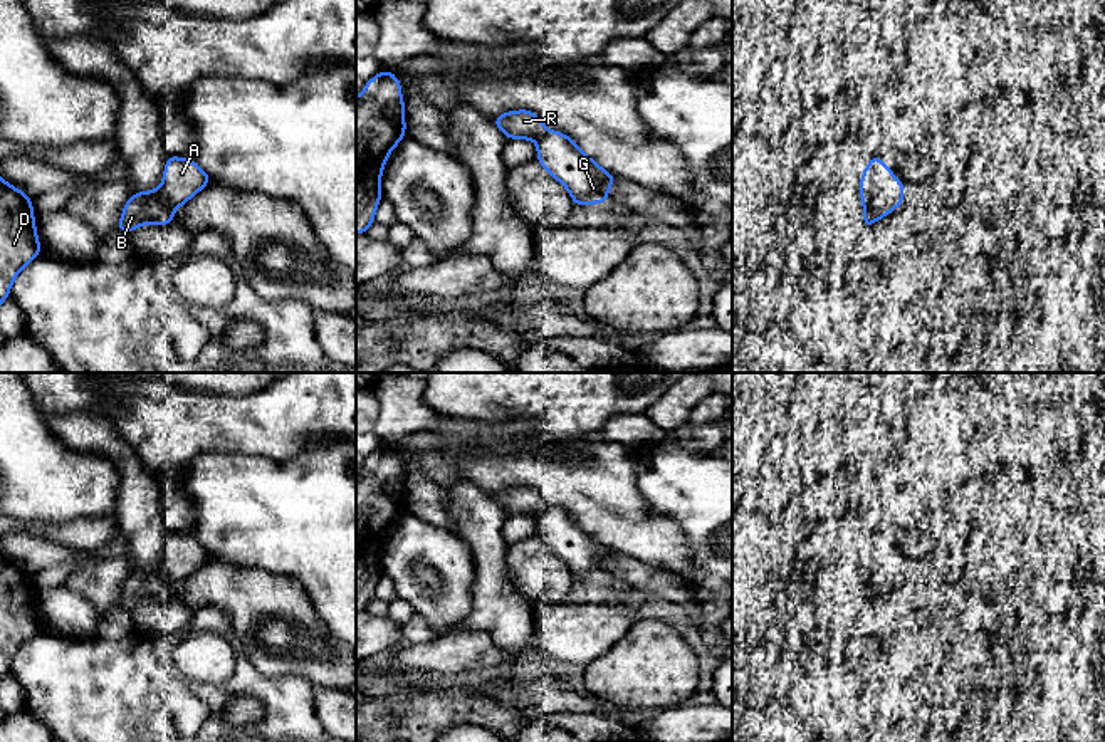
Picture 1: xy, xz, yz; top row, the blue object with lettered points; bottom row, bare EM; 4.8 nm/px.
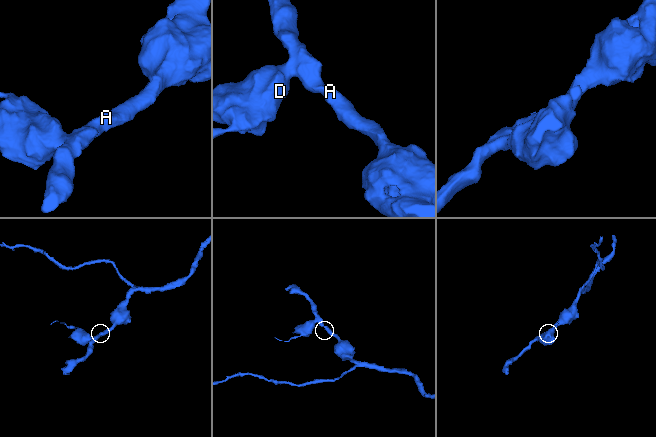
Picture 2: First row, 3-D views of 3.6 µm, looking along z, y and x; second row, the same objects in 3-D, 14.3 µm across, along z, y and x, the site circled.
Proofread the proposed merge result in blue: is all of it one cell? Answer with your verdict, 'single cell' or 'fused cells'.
single cell

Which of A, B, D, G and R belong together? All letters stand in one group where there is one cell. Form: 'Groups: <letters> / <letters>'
Groups: A B D G R

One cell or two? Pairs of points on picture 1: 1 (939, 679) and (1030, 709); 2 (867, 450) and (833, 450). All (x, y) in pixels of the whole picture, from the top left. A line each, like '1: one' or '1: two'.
1: two
2: two

